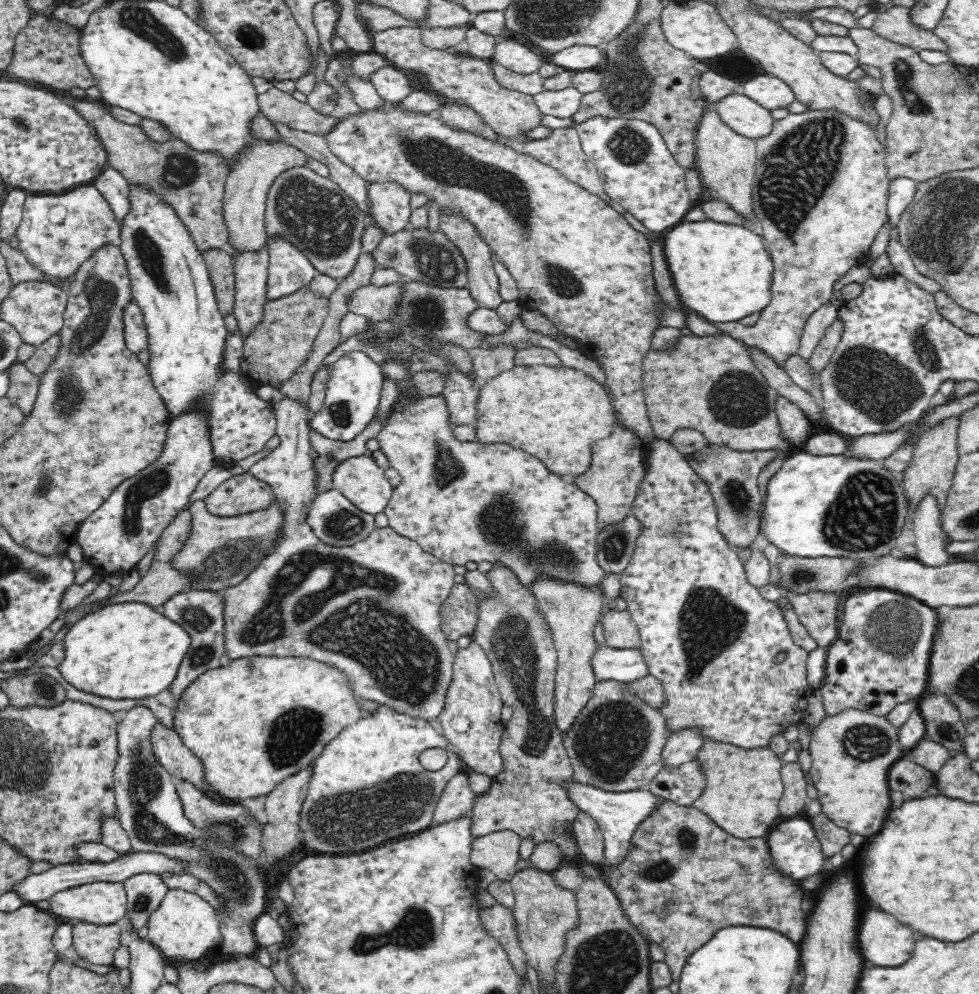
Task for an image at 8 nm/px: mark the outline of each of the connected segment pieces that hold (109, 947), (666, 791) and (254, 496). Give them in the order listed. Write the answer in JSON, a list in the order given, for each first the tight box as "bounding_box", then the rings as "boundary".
[{"bounding_box":[73,922,121,966],"boundary":[[[86,922],[73,923],[73,947],[76,954],[98,966],[113,966],[116,950],[121,946],[120,926],[98,926]]]},{"bounding_box":[648,758,707,806],"boundary":[[[695,758],[680,766],[663,766],[648,784],[648,790],[656,796],[682,806],[692,806],[703,793],[707,776],[701,762]]]},{"bounding_box":[205,473,274,517],"boundary":[[[244,473],[232,476],[220,484],[205,498],[205,502],[210,514],[230,517],[265,510],[270,507],[274,498],[271,486],[267,482]]]}]

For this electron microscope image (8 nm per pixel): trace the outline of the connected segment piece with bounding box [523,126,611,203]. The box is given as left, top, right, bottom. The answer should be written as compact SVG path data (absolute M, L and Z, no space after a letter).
M575 127L554 129L546 138L532 139L524 143L523 152L529 154L548 166L553 166L562 176L570 179L570 182L579 184L588 192L604 199L604 202L609 203L611 199L605 193L603 182L601 181L596 167L590 164L587 154L583 151L580 135Z

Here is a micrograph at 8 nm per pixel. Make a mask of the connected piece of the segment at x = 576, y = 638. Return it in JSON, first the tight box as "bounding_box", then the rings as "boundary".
{"bounding_box":[530,579,605,736],"boundary":[[[540,579],[530,589],[535,594],[539,608],[549,624],[557,652],[554,721],[560,734],[564,736],[592,698],[594,685],[598,681],[591,663],[598,647],[593,634],[605,600],[600,587],[588,589],[576,583],[562,583],[558,579]]]}

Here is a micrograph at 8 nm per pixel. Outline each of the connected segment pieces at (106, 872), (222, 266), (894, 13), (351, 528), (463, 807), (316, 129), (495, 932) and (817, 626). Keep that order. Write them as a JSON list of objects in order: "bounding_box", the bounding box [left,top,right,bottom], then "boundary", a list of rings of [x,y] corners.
[{"bounding_box":[8,852,184,904],"boundary":[[[132,852],[121,855],[121,857],[118,857],[111,863],[88,863],[85,861],[51,867],[39,874],[29,874],[24,880],[20,880],[18,884],[14,884],[8,891],[16,893],[24,904],[36,904],[40,900],[49,900],[51,896],[63,890],[88,884],[88,882],[124,882],[130,876],[134,876],[134,874],[162,874],[162,872],[184,873],[184,867],[182,867],[182,863],[178,863],[178,861],[174,861],[174,859],[170,859],[170,857],[166,857],[160,853]]]},{"bounding_box":[202,249,235,318],"boundary":[[[210,249],[202,252],[214,287],[218,309],[225,318],[233,314],[235,303],[235,260],[232,252],[224,249]]]},{"bounding_box":[871,6,949,54],"boundary":[[[894,6],[881,10],[871,30],[880,37],[898,44],[907,44],[917,50],[942,51],[949,54],[947,44],[933,31],[919,30],[912,23],[910,9]]]},{"bounding_box":[306,490,374,547],"boundary":[[[338,490],[321,492],[311,503],[306,523],[316,538],[331,547],[352,546],[355,542],[365,539],[374,529],[374,517],[353,506]]]},{"bounding_box":[433,774,474,825],"boundary":[[[455,774],[442,791],[433,812],[434,823],[439,825],[468,815],[474,806],[474,794],[469,775]]]},{"bounding_box":[258,88,340,136],"boundary":[[[272,88],[258,95],[260,114],[286,127],[325,136],[340,122],[340,114],[320,115],[308,103],[298,102],[292,95]]]},{"bounding_box":[480,903,527,977],"boundary":[[[497,903],[486,910],[480,910],[480,919],[484,929],[496,938],[500,945],[504,947],[508,957],[513,964],[514,970],[519,977],[524,977],[526,972],[527,957],[521,948],[519,936],[514,930],[514,920],[512,911],[508,907]]]},{"bounding_box":[783,590,838,646],"boundary":[[[784,590],[783,595],[788,599],[791,608],[796,613],[799,621],[806,628],[810,636],[816,641],[817,646],[828,646],[838,636],[838,594],[825,590],[808,590],[806,594],[798,594],[791,590]]]}]

